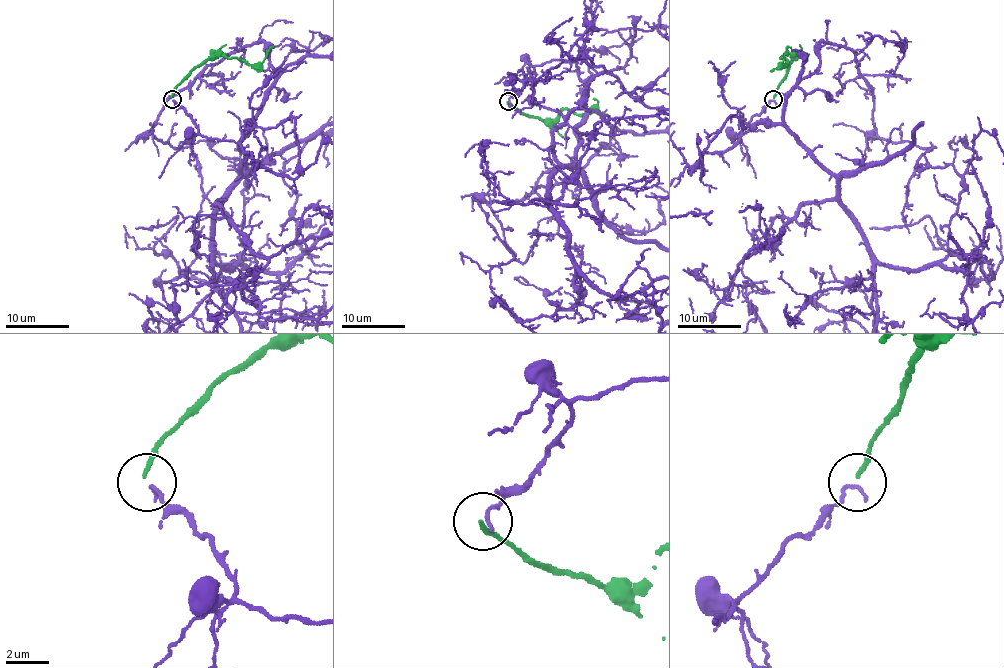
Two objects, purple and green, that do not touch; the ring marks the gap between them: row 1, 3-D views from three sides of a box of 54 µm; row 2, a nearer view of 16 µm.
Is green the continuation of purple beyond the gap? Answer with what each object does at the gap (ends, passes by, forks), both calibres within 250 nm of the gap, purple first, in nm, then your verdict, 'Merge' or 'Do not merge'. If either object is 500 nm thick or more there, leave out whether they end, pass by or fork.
At the ring purple ends. At the ring green ends. Thickness 200 nm (purple) against 190 nm. Do not merge

